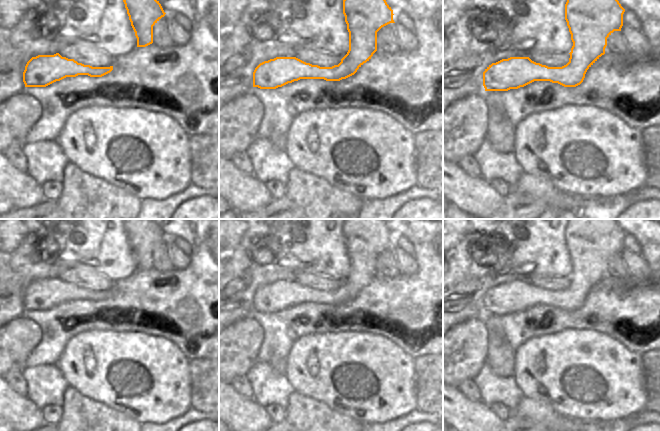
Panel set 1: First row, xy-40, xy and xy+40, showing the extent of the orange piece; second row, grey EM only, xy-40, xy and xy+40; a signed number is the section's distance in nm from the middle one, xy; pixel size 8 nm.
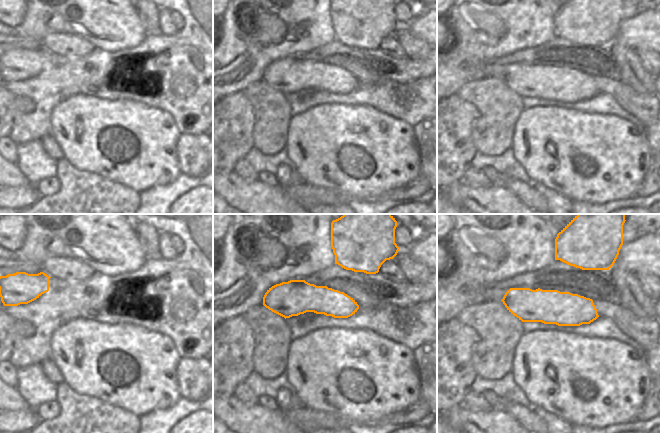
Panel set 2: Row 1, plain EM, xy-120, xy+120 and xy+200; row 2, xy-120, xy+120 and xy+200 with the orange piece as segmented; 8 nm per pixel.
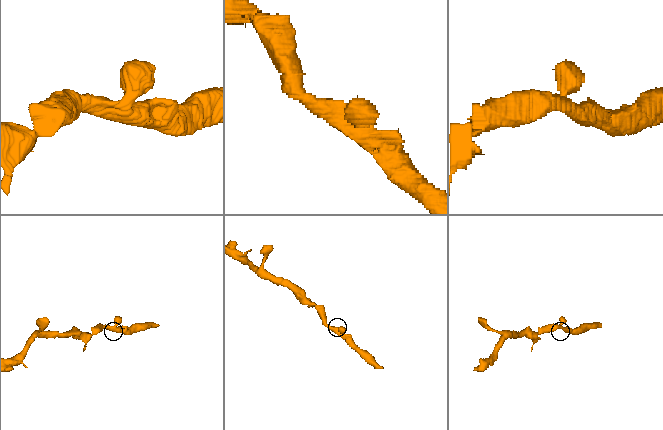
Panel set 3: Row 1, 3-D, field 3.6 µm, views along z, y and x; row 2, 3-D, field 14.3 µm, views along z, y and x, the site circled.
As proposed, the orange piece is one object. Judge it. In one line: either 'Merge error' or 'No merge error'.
No merge error

